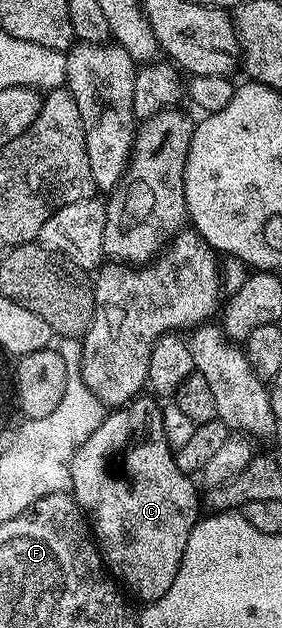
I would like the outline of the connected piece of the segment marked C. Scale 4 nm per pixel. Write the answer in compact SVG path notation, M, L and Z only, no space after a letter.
M139 396L107 413L100 428L80 444L70 461L70 490L89 521L105 569L142 604L160 600L172 588L172 580L180 572L180 560L184 560L184 548L188 548L188 536L192 536L192 528L200 517L200 490L198 494L195 479L176 464L174 450L162 428L159 403L146 397Z

